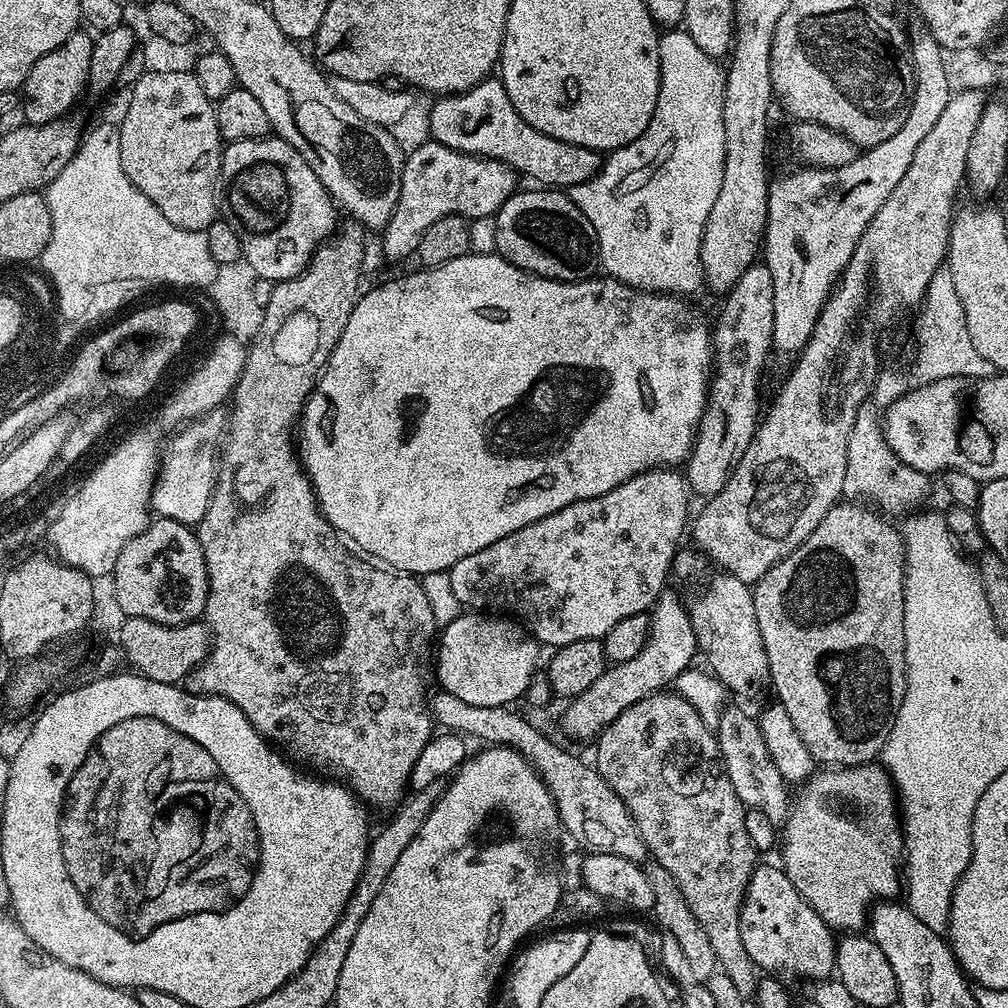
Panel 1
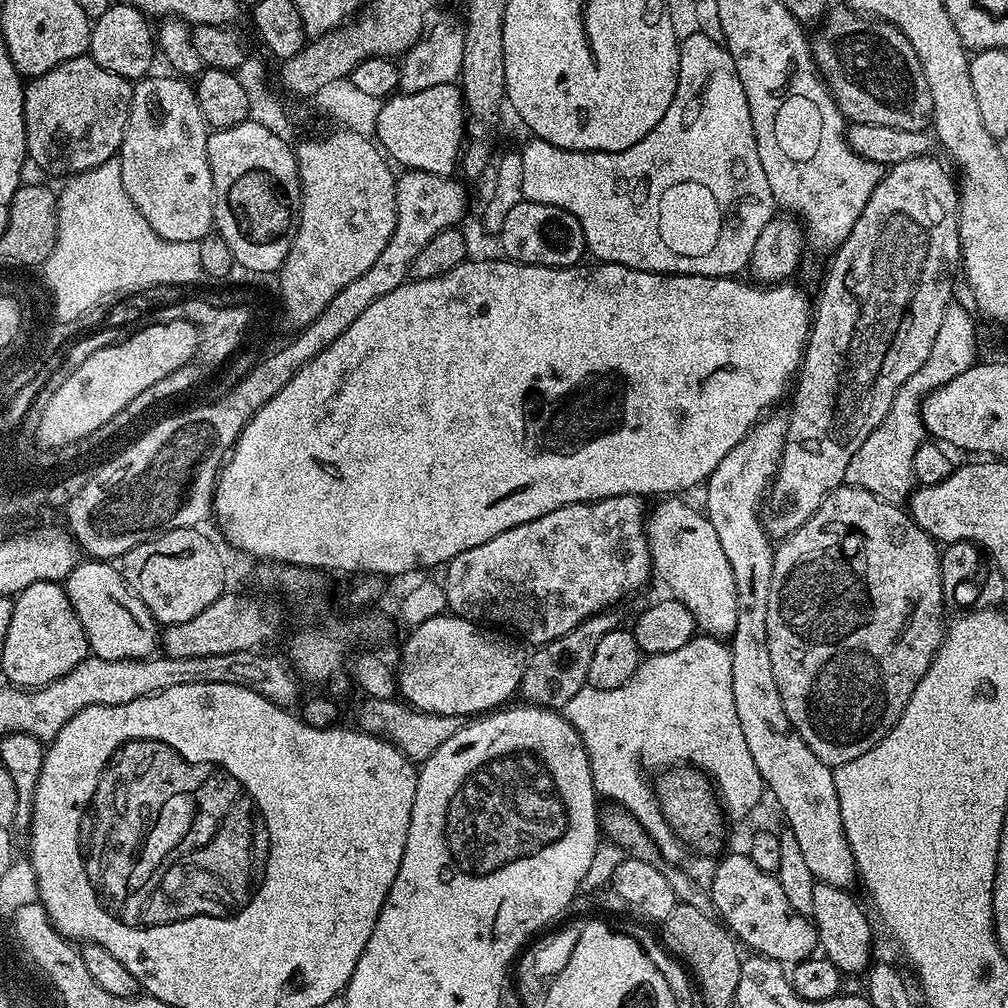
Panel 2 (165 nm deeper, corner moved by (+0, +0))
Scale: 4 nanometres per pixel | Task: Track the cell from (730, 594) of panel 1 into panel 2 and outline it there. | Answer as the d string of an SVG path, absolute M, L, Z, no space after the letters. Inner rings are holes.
M664 498L651 505L650 515L646 520L648 530L648 549L652 559L653 573L669 588L671 599L682 602L690 614L694 614L694 622L701 633L717 638L731 637L734 621L738 619L738 590L734 586L734 570L730 570L730 561L722 550L722 542L718 542L718 533L710 526L707 515L699 507L691 508L683 504L680 498Z

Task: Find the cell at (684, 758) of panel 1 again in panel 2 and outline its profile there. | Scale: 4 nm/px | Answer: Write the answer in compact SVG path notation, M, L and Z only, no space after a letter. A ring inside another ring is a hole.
M680 766L675 770L665 771L660 778L661 780L657 779L654 784L656 801L659 802L672 833L683 840L691 851L693 848L696 852L705 852L706 855L715 857L724 844L726 816L712 781L700 769L691 766Z

